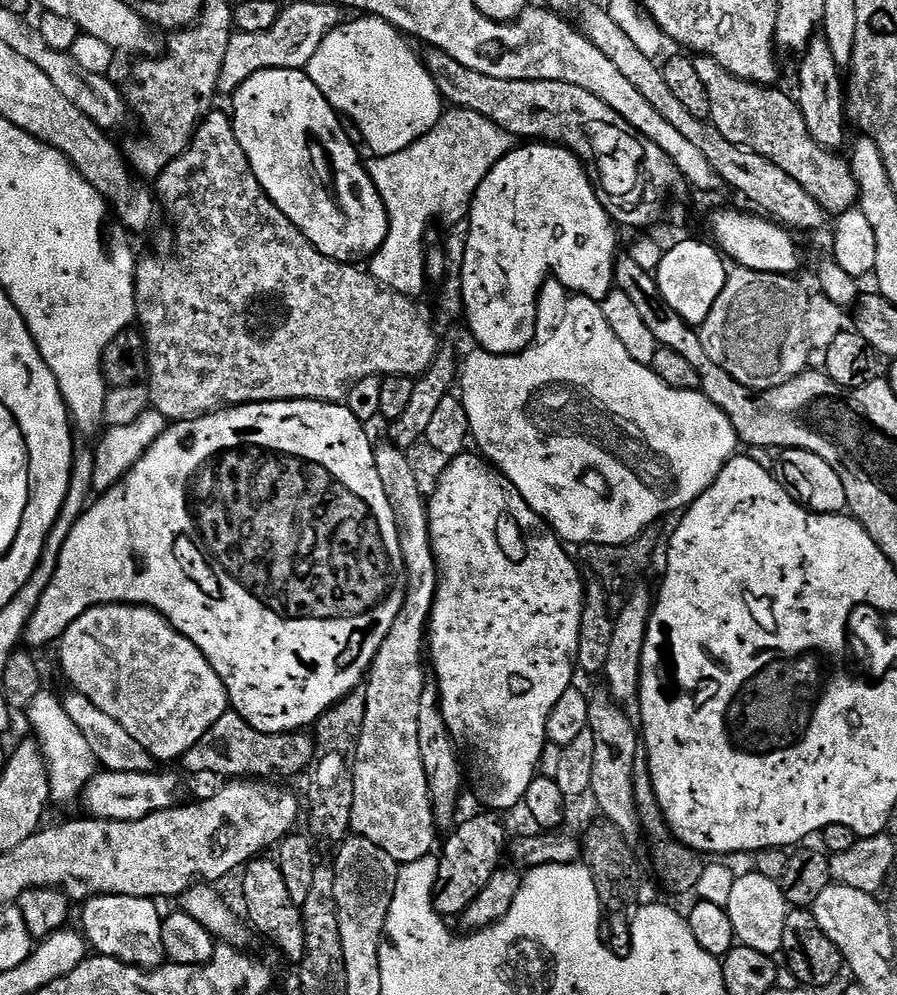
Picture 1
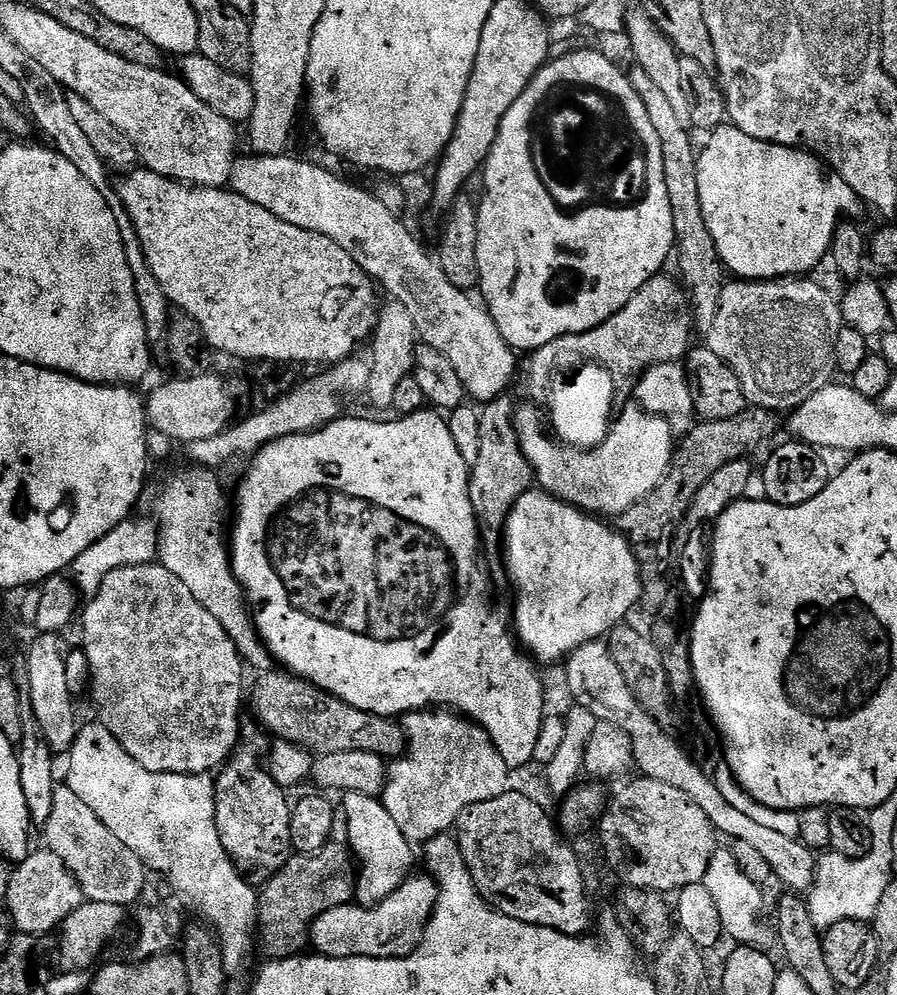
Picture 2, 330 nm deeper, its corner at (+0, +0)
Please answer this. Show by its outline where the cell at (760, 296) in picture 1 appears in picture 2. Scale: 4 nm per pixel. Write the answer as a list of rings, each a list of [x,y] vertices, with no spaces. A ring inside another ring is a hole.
[[[812,278],[733,279],[725,283],[718,318],[714,318],[714,326],[706,333],[706,346],[738,374],[749,405],[766,408],[773,414],[788,414],[802,406],[806,398],[833,383],[832,375],[838,372],[834,346],[842,327],[840,305],[835,295],[832,297],[822,285],[808,279]]]

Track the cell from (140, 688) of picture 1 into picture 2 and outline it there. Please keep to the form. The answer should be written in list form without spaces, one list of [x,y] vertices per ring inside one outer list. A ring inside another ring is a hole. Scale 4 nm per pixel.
[[[158,562],[143,564],[142,566],[126,566],[106,574],[106,582],[83,605],[82,620],[84,616],[84,644],[82,651],[88,659],[88,675],[90,677],[90,693],[96,699],[96,708],[100,711],[98,716],[99,723],[114,734],[114,738],[142,766],[151,772],[158,774],[186,774],[187,776],[203,776],[219,769],[224,761],[232,755],[232,749],[236,747],[240,738],[240,726],[242,717],[240,717],[240,703],[246,700],[246,684],[244,688],[244,672],[246,665],[241,660],[238,650],[234,650],[234,642],[230,642],[230,634],[222,630],[218,623],[218,618],[190,594],[190,589],[184,585],[179,578],[174,578],[170,570],[166,570]]]

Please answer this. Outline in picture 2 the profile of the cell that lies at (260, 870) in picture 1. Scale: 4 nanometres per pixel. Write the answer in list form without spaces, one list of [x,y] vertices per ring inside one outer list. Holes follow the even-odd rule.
[[[241,723],[239,741],[232,749],[232,755],[224,761],[219,769],[220,777],[218,775],[215,777],[216,825],[218,826],[218,838],[222,838],[222,846],[226,850],[226,854],[235,862],[236,867],[244,873],[245,877],[251,878],[253,881],[268,882],[272,877],[279,876],[284,871],[286,862],[294,855],[290,834],[293,805],[290,803],[290,799],[288,800],[289,793],[280,788],[278,782],[274,782],[274,778],[262,763],[268,755],[269,737],[259,723],[251,723]]]

